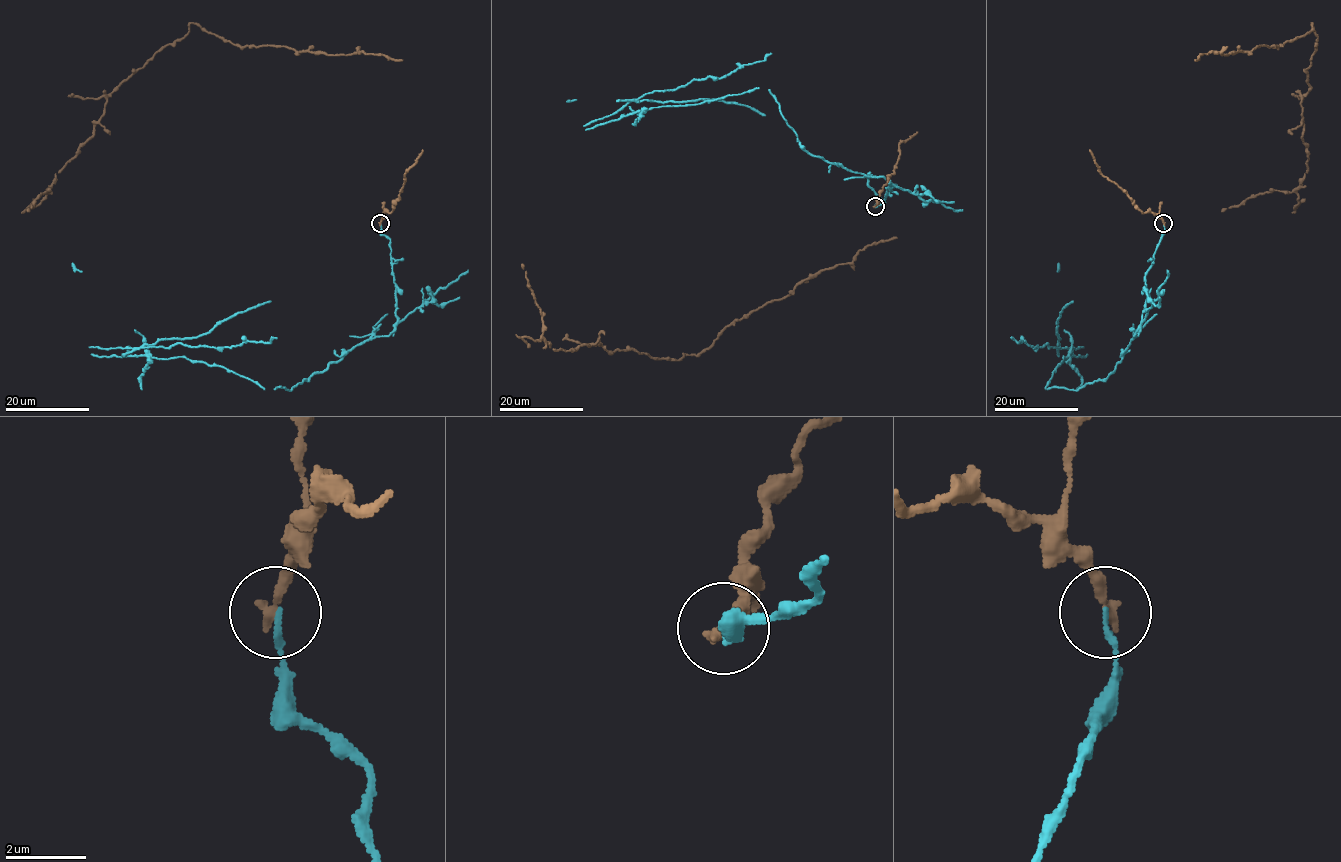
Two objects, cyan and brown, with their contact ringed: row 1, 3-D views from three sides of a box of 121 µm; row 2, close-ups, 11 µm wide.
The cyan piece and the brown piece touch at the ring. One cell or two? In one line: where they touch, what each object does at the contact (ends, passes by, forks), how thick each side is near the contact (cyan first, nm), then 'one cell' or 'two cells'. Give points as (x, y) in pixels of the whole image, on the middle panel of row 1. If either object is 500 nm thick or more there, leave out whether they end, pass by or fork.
(875, 206) | cyan ends | brown ends | 140/280 nm | two cells

